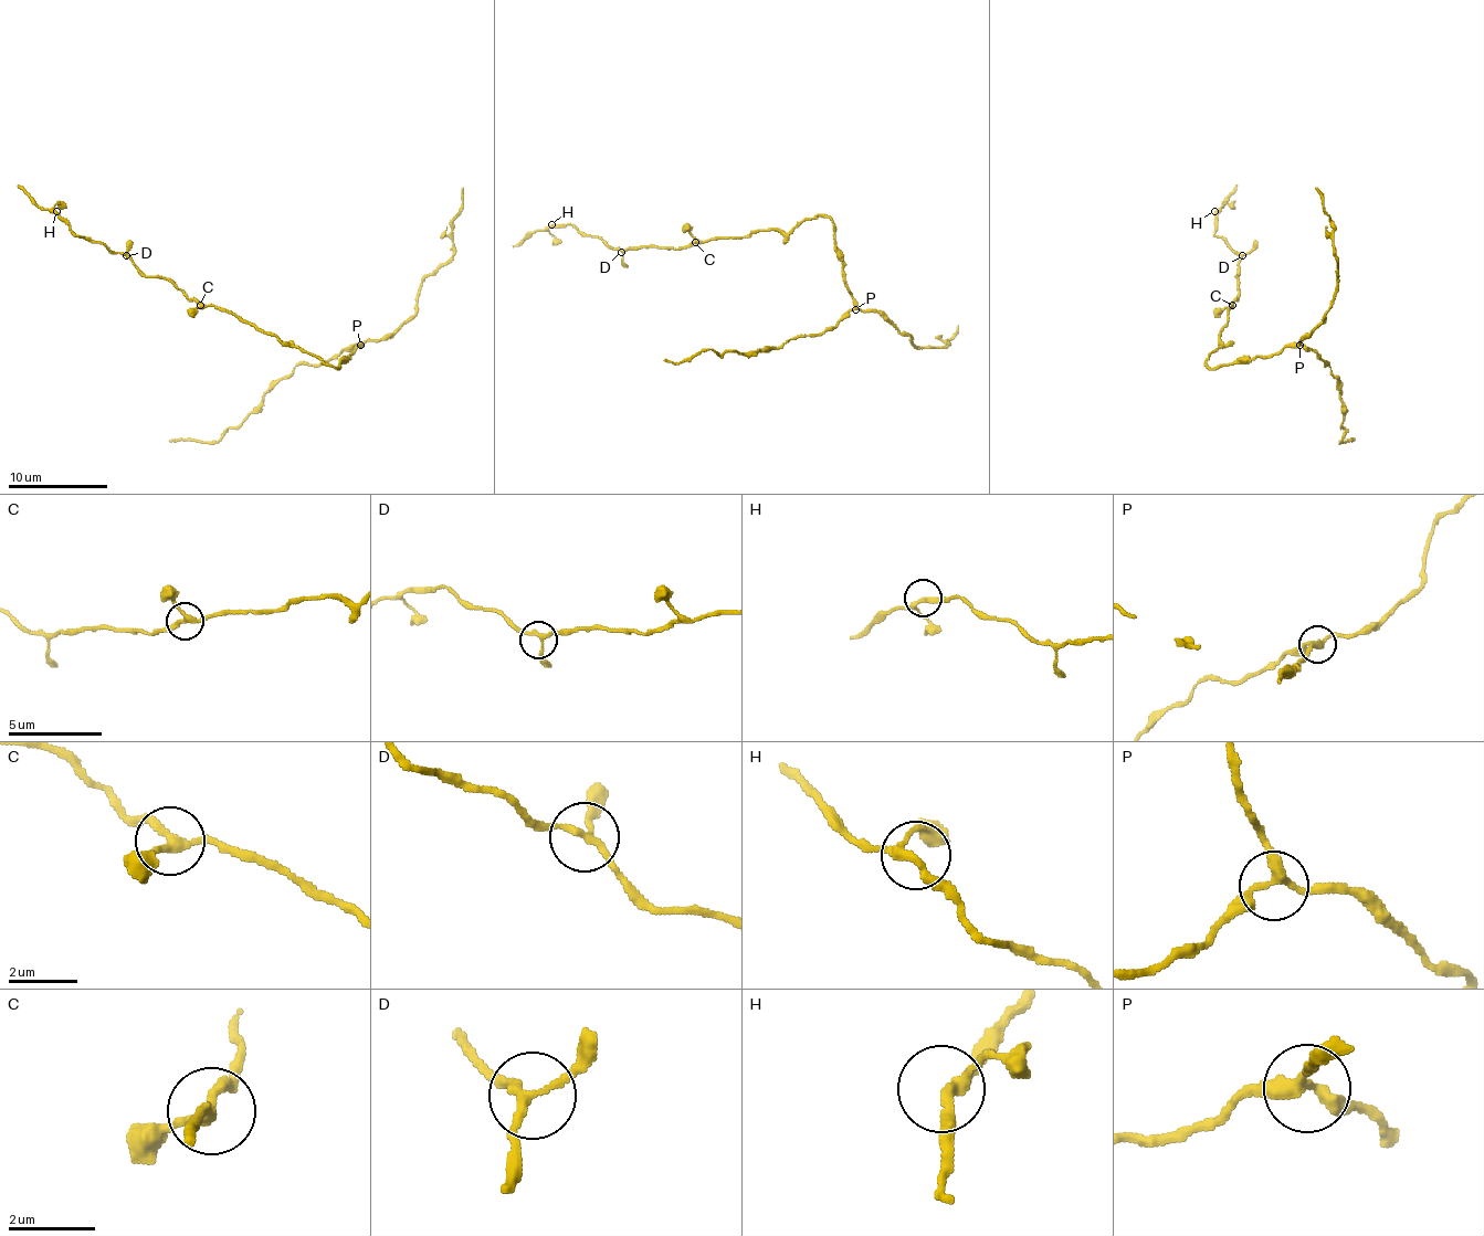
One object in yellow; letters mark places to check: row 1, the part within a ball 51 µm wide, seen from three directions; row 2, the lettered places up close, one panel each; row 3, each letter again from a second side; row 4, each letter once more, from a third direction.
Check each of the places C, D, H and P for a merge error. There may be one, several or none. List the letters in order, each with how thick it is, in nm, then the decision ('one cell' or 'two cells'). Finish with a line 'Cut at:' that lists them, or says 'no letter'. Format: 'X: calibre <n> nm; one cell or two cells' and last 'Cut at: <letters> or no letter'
C: calibre 240 nm; one cell
D: calibre 190 nm; one cell
H: calibre 200 nm; one cell
P: calibre 240 nm; one cell
Cut at: no letter

